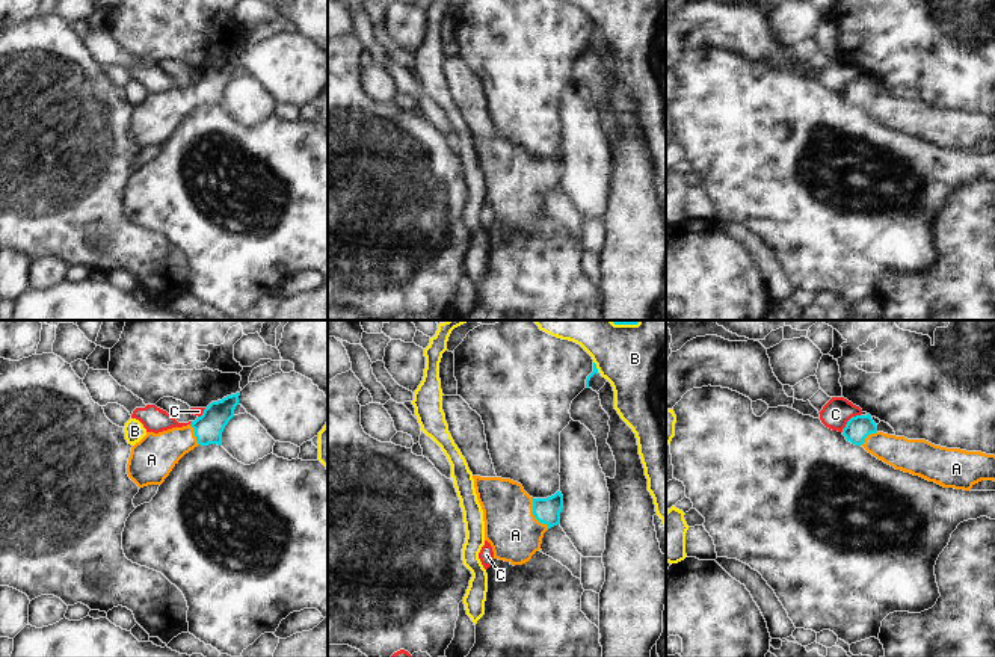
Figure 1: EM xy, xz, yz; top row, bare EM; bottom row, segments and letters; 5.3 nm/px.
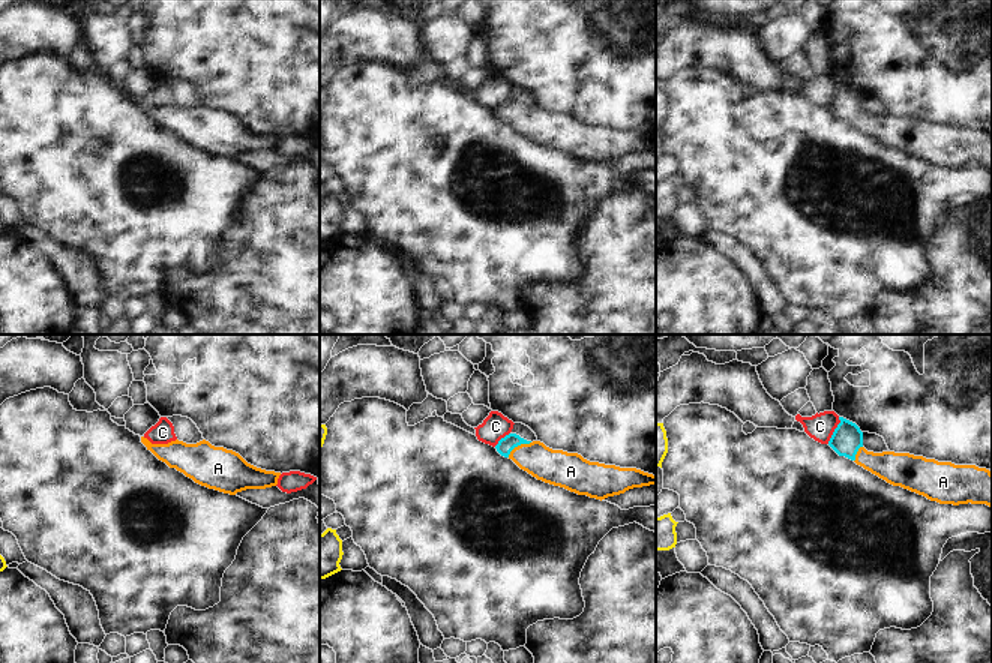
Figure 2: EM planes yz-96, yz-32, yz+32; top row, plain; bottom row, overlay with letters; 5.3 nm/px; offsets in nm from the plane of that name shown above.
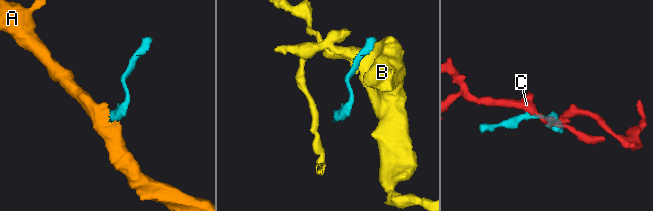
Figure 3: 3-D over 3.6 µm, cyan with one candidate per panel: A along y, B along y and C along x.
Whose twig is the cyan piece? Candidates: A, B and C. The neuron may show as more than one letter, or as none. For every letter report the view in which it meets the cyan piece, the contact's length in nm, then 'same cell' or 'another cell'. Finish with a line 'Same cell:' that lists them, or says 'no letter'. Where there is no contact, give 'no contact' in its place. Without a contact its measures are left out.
A: xz | 190 nm | same cell
B: xz | 60 nm | another cell
C: yz | 150 nm | another cell
Same cell: A

